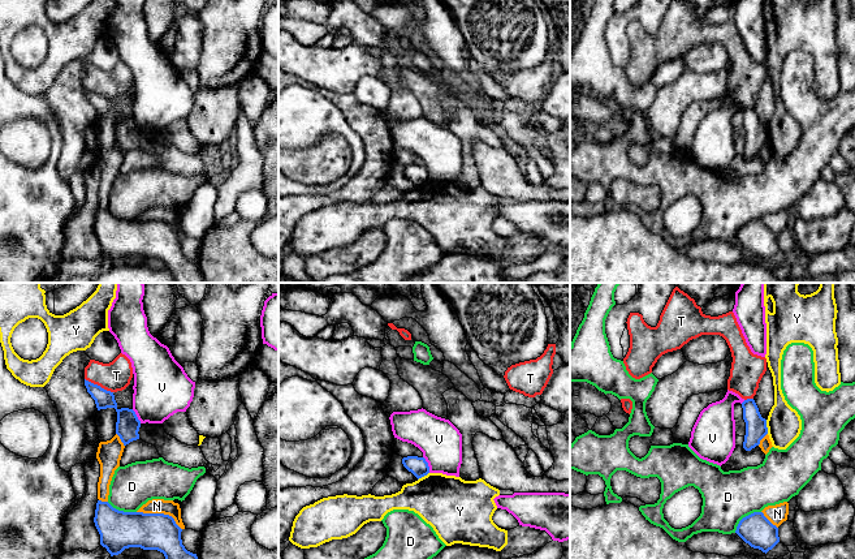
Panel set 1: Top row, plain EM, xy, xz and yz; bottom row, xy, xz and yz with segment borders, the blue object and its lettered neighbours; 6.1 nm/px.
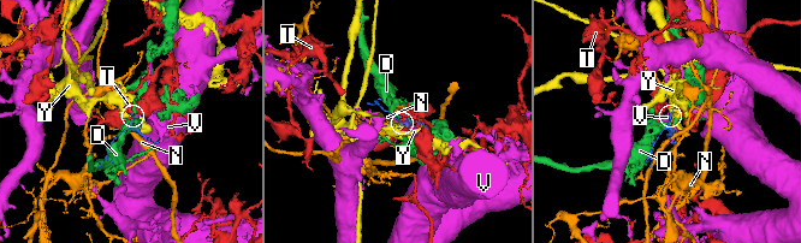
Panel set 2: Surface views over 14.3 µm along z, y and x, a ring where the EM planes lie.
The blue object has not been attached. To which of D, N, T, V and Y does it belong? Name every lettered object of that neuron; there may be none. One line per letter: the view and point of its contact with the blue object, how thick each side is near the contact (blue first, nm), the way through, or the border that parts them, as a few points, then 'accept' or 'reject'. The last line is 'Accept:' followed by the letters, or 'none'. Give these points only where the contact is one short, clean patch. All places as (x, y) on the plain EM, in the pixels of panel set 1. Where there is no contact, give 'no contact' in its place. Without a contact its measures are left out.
D: yz (746, 224) | 200/320 nm | reject
N: xy (160, 222) | 220/100 nm | reject
T: xy (99, 94) | 120/190 nm | along xy (85, 86), (112, 100) | reject
V: xz (427, 172) | 110/260 nm | accept
Y: yz (765, 134) | 130/220 nm | reject
Accept: V

